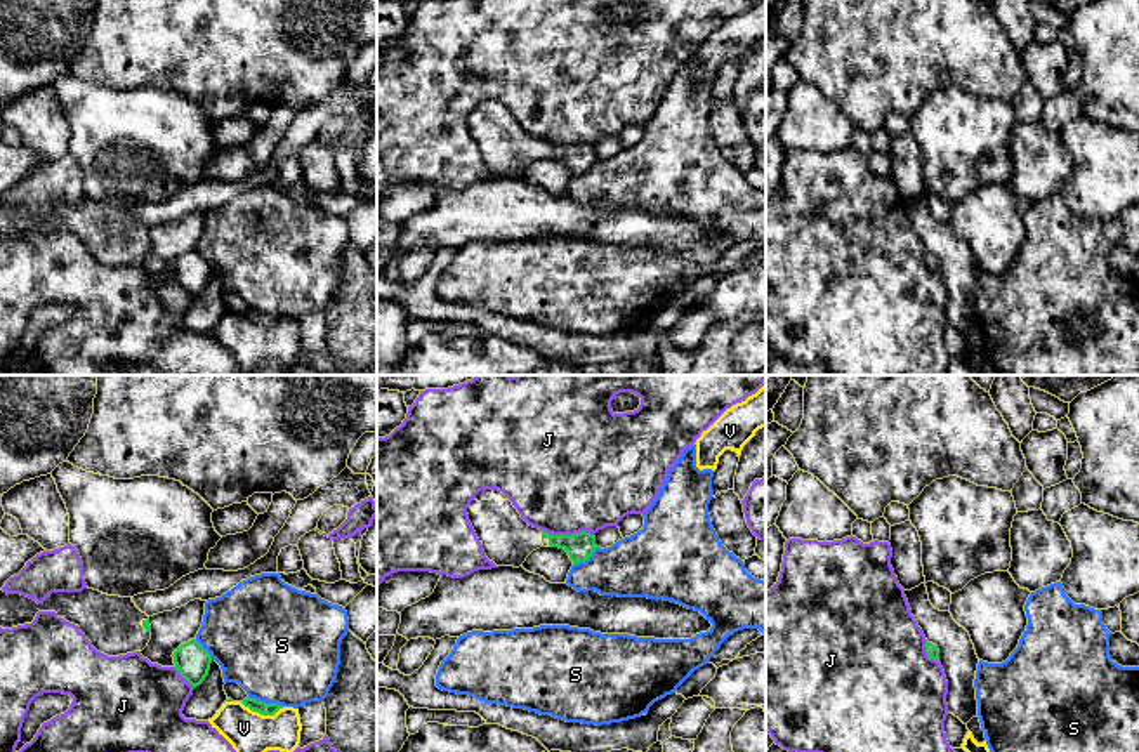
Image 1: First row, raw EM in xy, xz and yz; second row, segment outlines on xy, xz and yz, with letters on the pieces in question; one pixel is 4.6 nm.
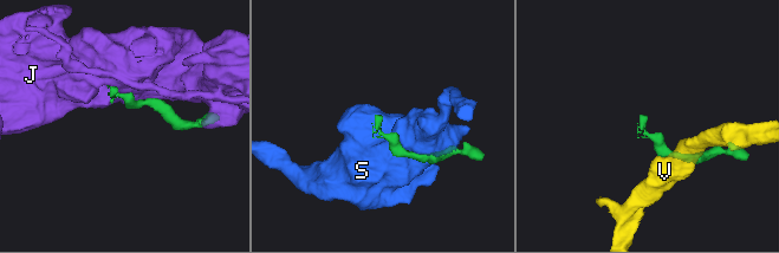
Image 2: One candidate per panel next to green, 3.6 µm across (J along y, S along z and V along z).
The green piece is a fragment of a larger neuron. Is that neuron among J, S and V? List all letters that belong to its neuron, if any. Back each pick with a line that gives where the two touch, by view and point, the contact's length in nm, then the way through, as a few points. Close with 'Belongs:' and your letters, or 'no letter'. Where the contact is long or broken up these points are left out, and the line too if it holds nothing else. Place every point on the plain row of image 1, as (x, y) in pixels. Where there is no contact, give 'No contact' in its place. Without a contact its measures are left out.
Belongs: no letter

